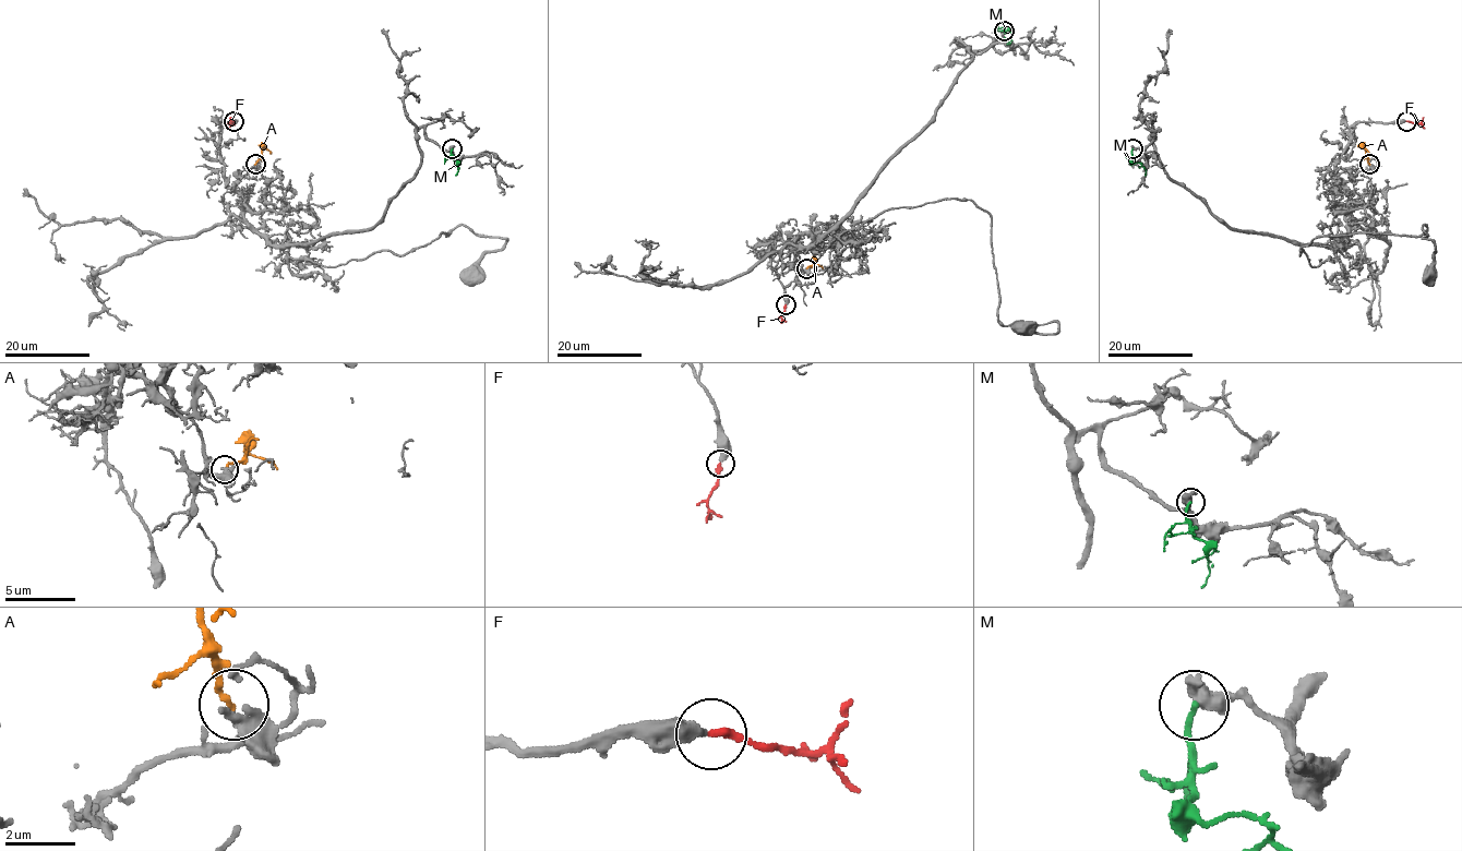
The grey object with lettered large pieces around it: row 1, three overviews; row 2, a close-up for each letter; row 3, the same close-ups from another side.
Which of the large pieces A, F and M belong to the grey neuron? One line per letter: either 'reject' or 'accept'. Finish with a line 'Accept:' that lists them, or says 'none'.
A: reject
F: accept
M: reject
Accept: F

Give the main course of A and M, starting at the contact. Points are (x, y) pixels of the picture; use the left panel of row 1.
A: (255, 164), (263, 150), (271, 154)
M: (453, 150), (452, 156), (459, 163), (455, 175)

